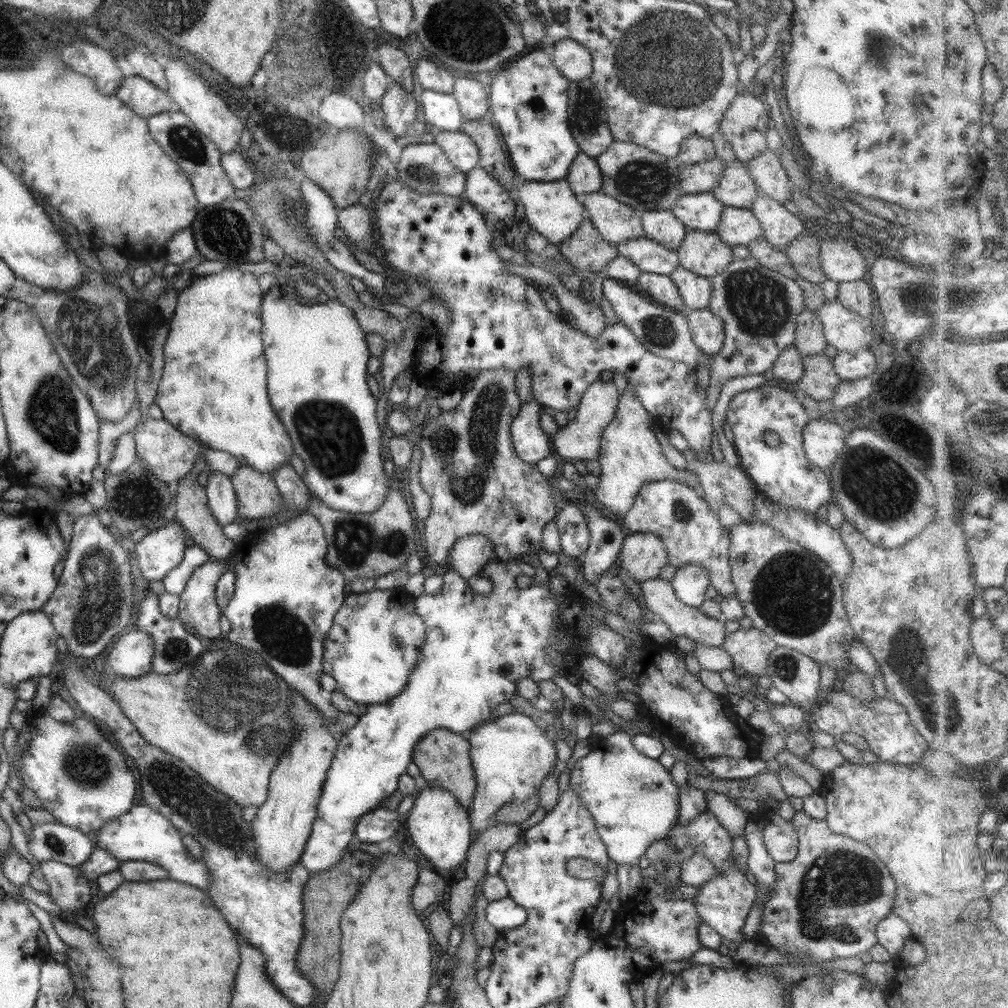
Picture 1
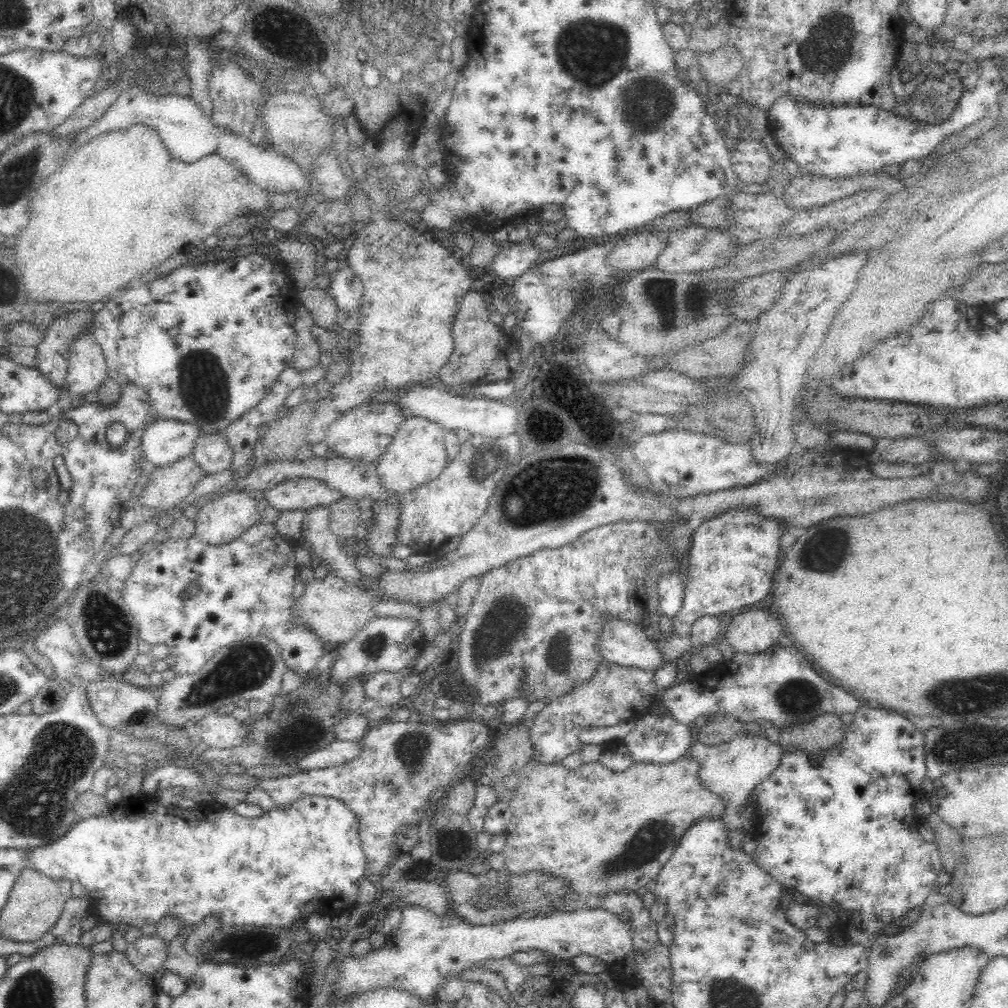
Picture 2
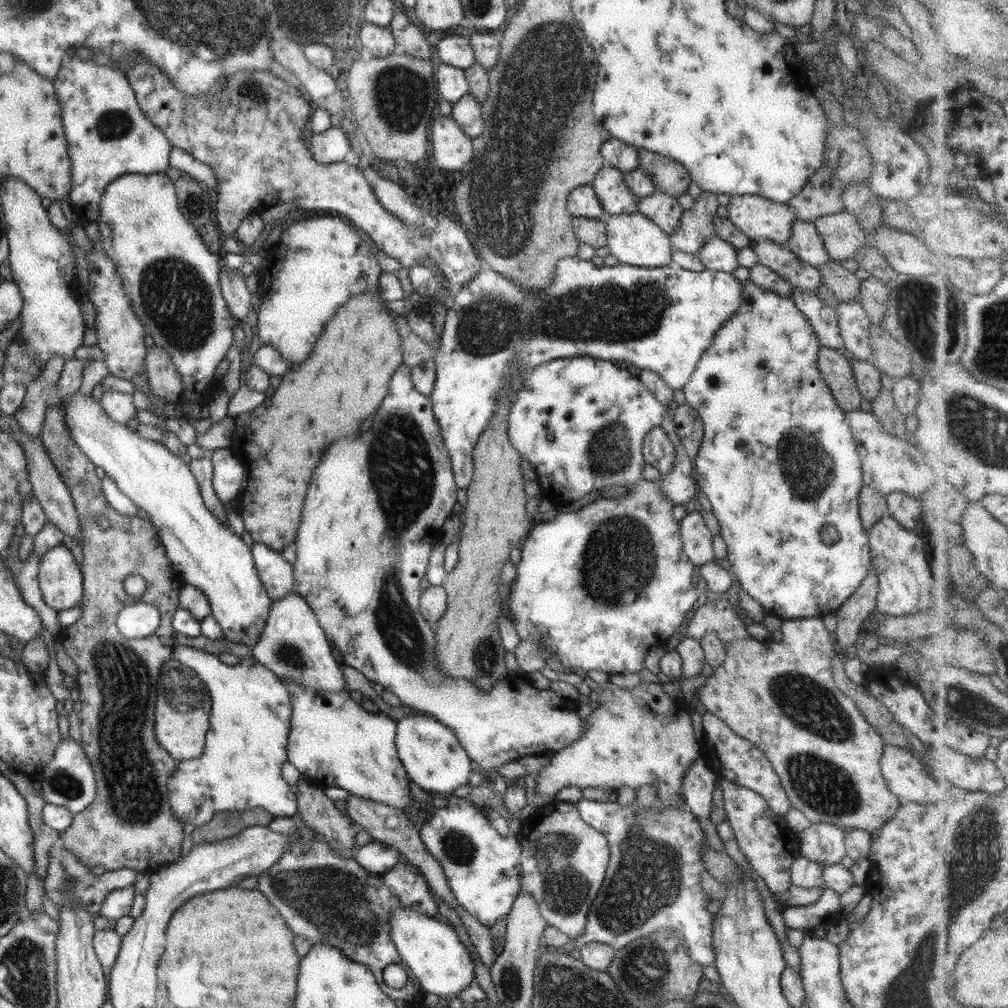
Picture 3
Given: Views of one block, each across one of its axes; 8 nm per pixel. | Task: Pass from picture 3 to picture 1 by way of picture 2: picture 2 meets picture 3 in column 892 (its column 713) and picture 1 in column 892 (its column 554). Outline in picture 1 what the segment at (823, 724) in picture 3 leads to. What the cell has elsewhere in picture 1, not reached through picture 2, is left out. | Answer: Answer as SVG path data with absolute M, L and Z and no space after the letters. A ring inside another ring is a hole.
M843 761L831 771L823 773L818 796L825 802L827 828L866 844L883 862L893 877L895 900L892 913L904 920L913 939L923 939L933 925L951 926L965 913L967 904L986 896L985 862L977 846L981 816L994 803L984 784L975 779L953 774L928 774L918 763L856 764Z

